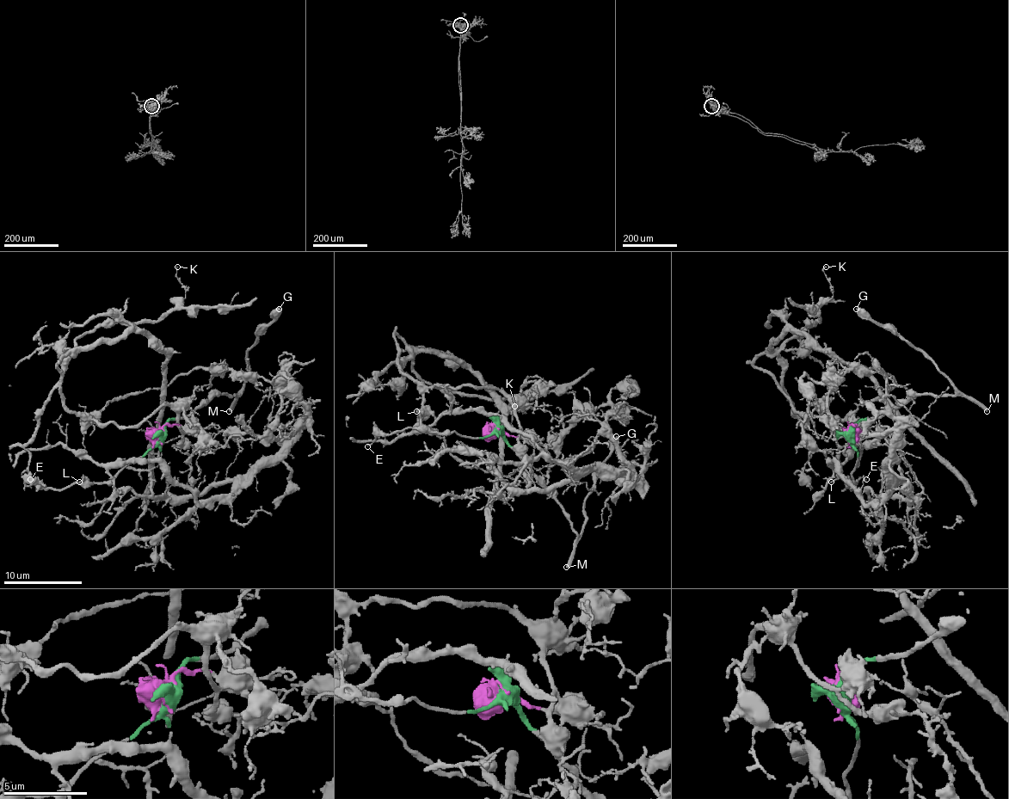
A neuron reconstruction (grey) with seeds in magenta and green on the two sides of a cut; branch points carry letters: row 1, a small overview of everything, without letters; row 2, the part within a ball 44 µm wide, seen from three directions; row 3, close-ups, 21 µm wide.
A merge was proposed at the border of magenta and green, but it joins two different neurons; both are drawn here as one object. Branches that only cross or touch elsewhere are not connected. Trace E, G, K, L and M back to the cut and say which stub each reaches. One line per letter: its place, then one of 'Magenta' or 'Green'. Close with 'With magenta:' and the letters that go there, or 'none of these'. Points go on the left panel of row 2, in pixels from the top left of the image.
E: Place: (30, 479). Green
G: Place: (279, 309). Green
K: Place: (177, 267). Magenta
L: Place: (79, 482). Green
M: Place: (229, 411). Green
With magenta: K

